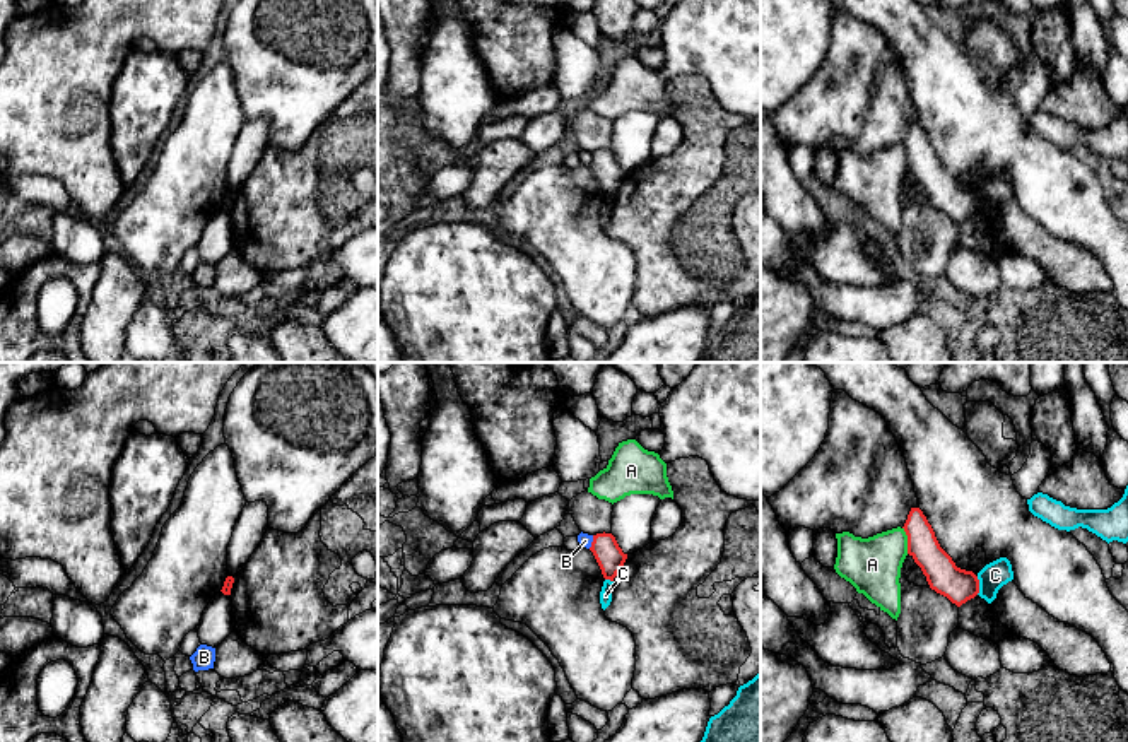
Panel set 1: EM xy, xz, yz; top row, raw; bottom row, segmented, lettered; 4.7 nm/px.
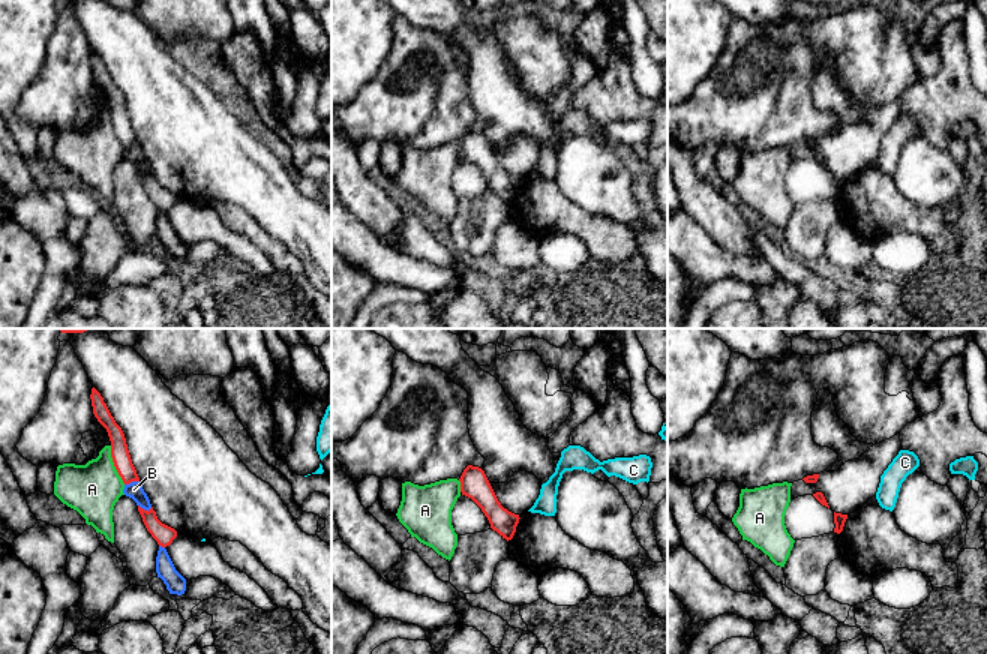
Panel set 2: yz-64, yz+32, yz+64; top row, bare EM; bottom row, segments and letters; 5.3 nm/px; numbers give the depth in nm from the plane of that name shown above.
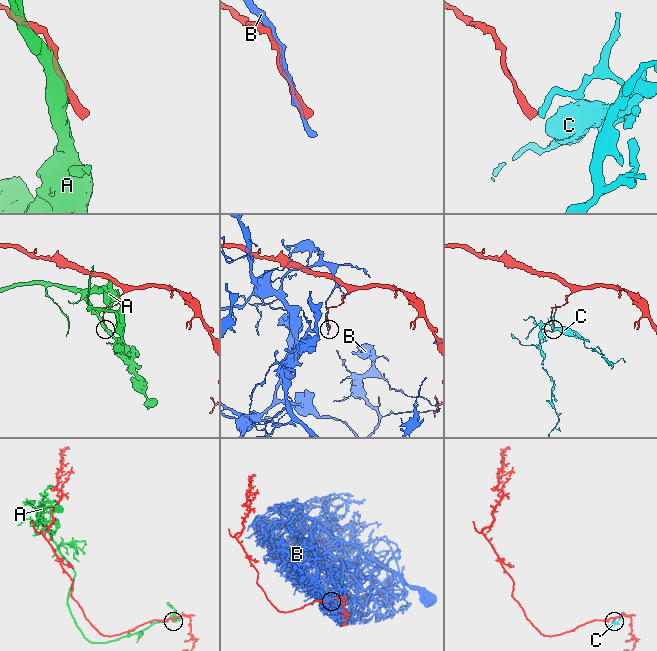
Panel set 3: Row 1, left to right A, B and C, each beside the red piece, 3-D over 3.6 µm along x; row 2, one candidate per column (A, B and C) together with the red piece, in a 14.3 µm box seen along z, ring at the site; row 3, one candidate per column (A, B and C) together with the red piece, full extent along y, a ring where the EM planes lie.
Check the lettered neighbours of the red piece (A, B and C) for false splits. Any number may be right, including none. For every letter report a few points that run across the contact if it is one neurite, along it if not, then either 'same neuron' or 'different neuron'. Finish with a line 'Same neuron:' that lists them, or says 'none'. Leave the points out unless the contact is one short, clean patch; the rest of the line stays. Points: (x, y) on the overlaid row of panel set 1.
A: different neuron
B: different neuron
C: line yz (976, 577), (978, 594); different neuron
Same neuron: none

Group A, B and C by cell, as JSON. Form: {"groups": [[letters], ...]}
{"groups": [["A"], ["B"], ["C"]]}

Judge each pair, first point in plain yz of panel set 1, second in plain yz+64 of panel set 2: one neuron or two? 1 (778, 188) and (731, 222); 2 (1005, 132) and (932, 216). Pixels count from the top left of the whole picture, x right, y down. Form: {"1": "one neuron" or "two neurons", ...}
{"1": "one neuron", "2": "two neurons"}

